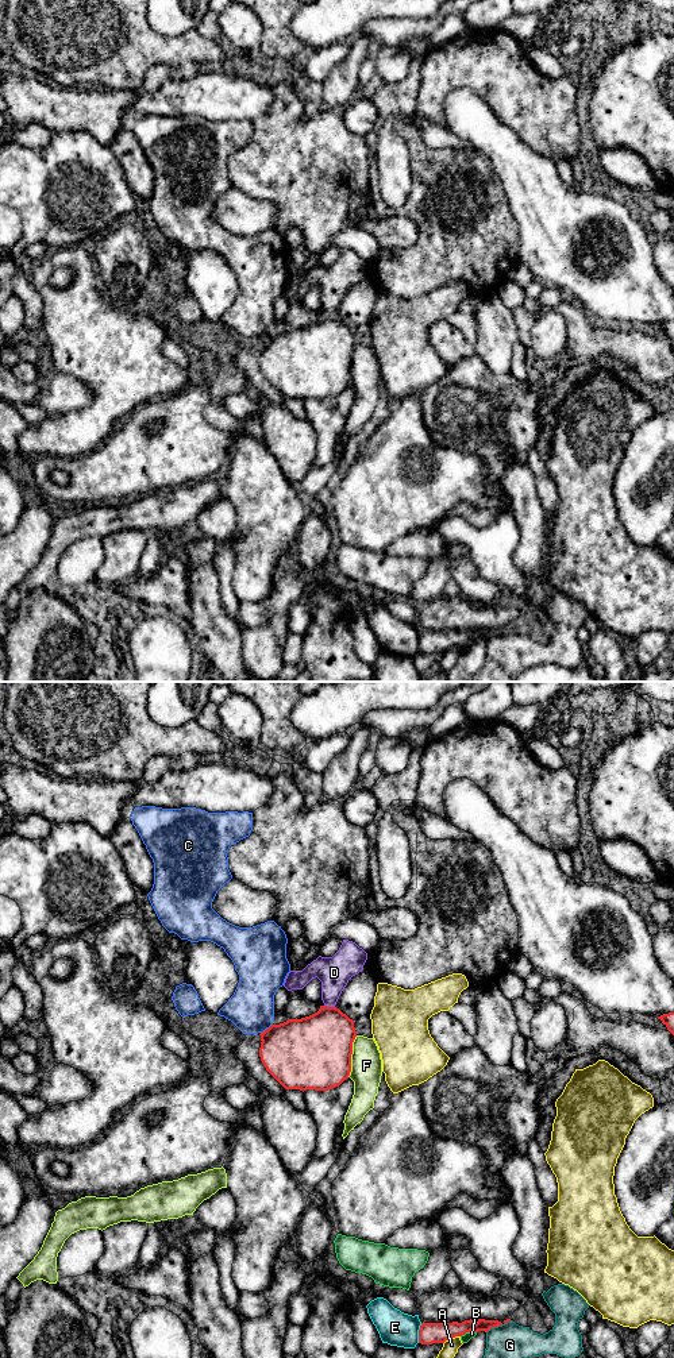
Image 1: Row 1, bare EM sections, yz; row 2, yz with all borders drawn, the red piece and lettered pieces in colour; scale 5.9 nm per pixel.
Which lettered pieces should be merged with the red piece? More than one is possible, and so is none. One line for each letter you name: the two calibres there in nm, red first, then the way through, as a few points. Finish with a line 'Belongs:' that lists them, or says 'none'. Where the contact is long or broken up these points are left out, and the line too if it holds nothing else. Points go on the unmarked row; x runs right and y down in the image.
Belongs: none

